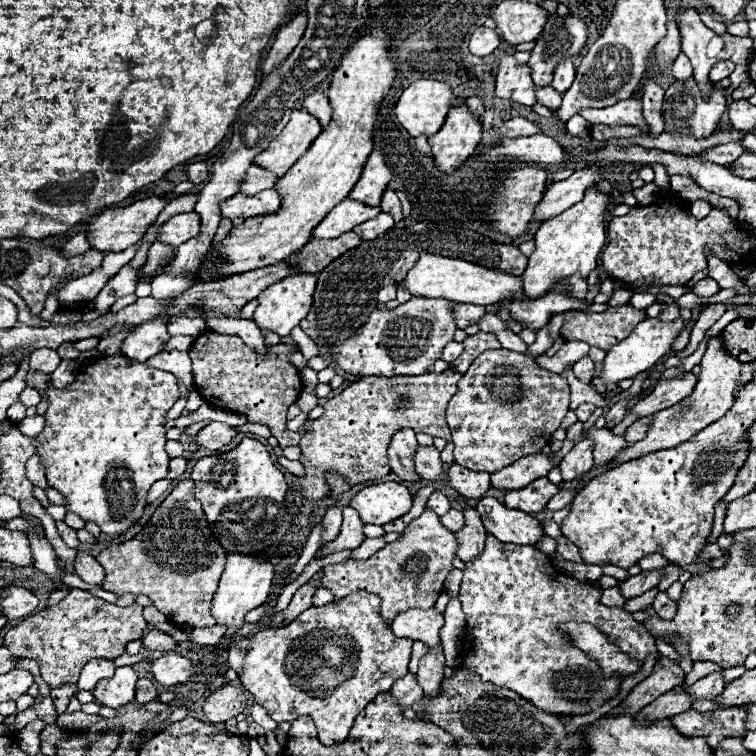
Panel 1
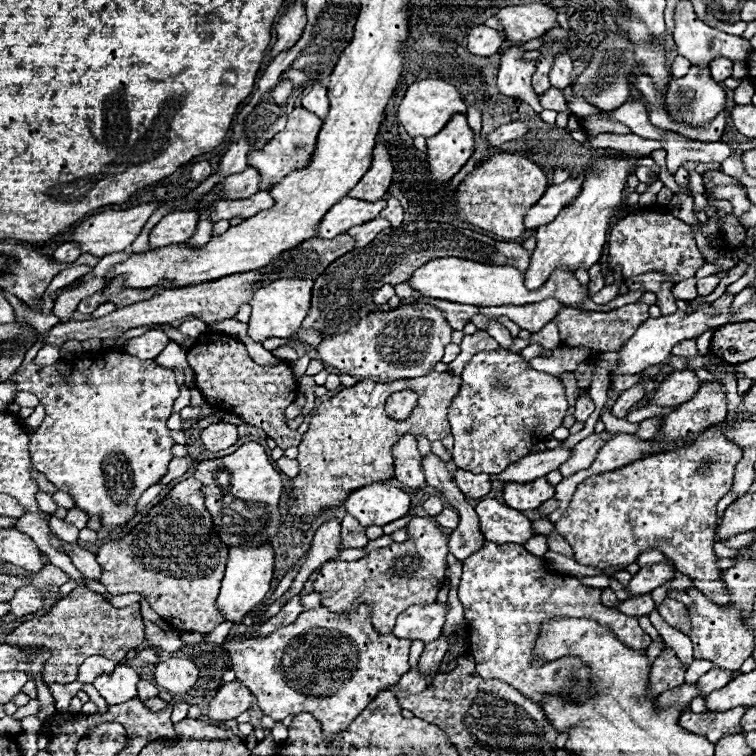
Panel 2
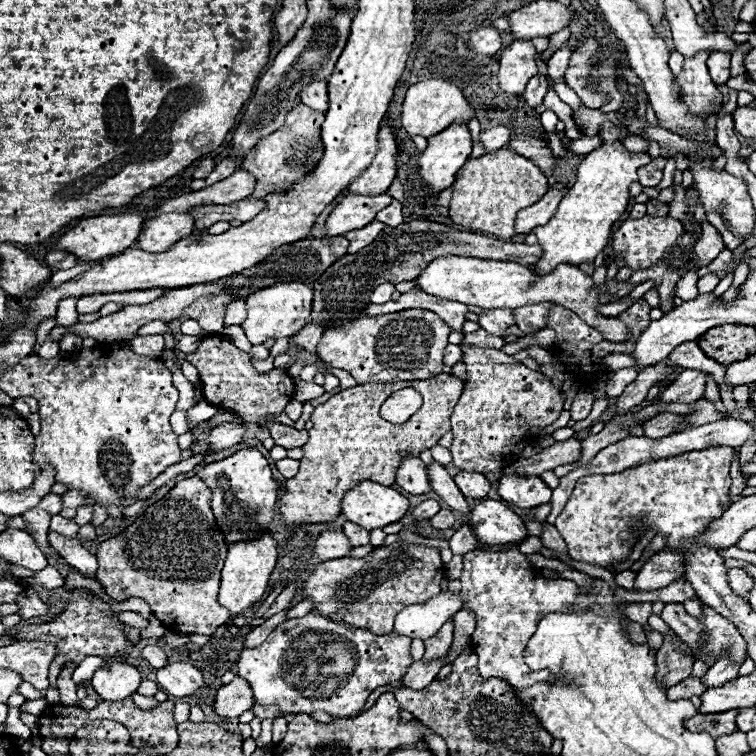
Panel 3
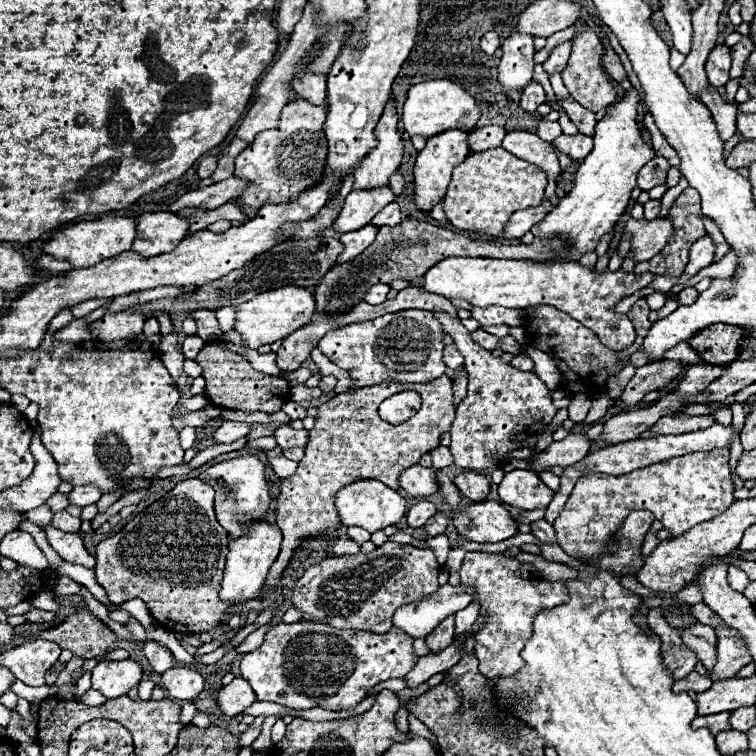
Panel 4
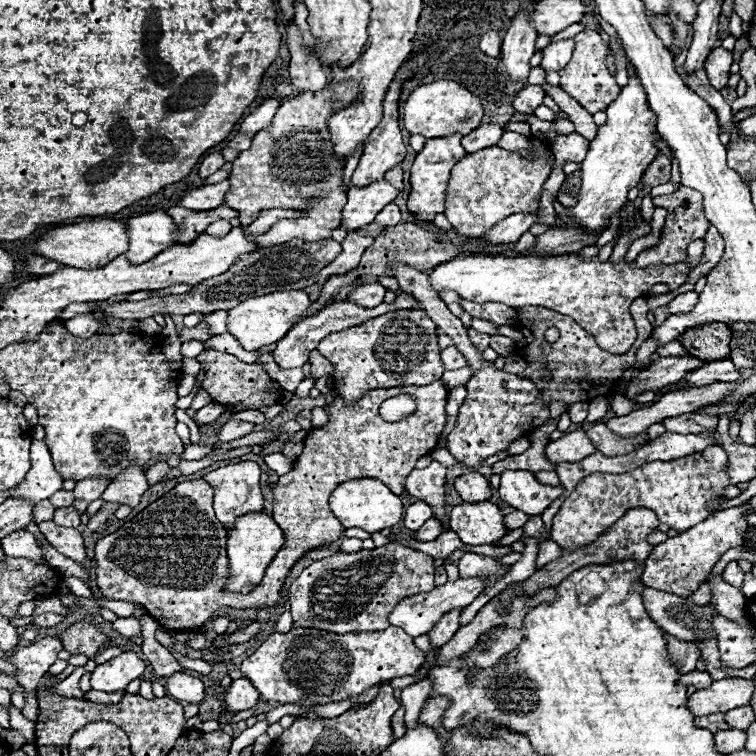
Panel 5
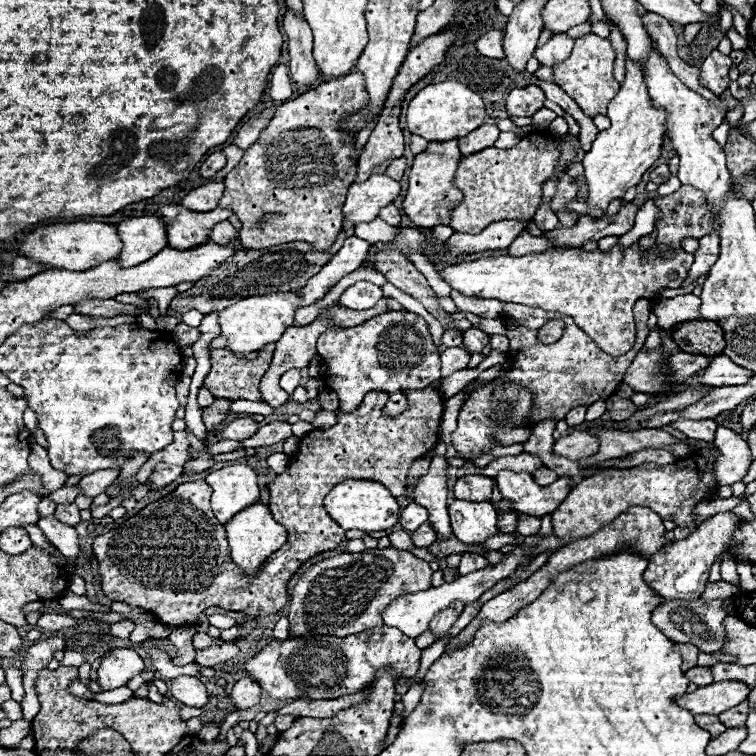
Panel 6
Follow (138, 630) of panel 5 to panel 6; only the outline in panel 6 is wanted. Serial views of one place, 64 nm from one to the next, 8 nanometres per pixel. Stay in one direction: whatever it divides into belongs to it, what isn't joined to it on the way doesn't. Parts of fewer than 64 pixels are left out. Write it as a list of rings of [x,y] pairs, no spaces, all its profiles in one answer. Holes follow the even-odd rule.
[[[120,620],[120,622],[110,624],[110,636],[116,636],[116,638],[128,638],[132,630],[134,630],[132,620]]]

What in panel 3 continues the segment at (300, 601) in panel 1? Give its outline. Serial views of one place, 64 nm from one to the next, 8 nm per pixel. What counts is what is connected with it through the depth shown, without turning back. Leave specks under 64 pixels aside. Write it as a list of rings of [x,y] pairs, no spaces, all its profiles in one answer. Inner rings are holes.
[[[286,608],[286,610],[282,610],[282,612],[274,614],[274,616],[270,616],[262,626],[254,628],[254,630],[246,636],[244,646],[258,646],[258,644],[262,644],[264,638],[266,638],[266,636],[268,636],[268,634],[278,626],[278,624],[282,624],[282,622],[288,620],[288,612],[290,612],[290,608]]]

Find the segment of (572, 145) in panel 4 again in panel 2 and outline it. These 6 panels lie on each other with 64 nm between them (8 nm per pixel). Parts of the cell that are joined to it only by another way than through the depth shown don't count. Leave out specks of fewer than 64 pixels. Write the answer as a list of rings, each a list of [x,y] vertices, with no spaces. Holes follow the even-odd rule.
[[[600,134],[596,138],[590,138],[584,142],[588,148],[608,148],[624,154],[650,154],[654,150],[664,148],[664,140],[648,140],[640,138],[636,134],[626,134],[626,136],[616,136],[616,134]]]

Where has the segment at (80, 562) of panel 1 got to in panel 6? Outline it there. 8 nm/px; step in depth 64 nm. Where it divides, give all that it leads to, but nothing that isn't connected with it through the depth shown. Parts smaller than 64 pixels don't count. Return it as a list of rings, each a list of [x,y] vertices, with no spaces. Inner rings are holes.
[[[54,516],[40,518],[38,528],[44,532],[44,536],[58,548],[58,552],[66,558],[76,558],[80,554],[80,540],[72,526],[66,526],[58,522]]]

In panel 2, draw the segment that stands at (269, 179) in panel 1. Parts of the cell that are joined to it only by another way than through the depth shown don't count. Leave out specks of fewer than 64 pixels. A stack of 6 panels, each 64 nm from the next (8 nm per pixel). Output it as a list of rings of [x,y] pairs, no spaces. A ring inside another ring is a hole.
[[[246,168],[244,172],[230,176],[224,180],[224,190],[226,190],[226,200],[236,200],[236,198],[248,198],[260,190],[260,174],[254,172],[254,168]]]

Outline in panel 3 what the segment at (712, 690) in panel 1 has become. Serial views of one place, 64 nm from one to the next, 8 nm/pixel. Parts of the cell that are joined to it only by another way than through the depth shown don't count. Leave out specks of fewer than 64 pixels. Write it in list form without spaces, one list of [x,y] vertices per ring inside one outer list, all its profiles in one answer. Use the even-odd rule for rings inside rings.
[[[726,656],[720,658],[720,660],[716,660],[710,666],[710,670],[702,676],[704,686],[706,688],[718,688],[720,684],[726,684],[728,680],[734,680],[738,676],[738,668],[740,666],[734,666]]]

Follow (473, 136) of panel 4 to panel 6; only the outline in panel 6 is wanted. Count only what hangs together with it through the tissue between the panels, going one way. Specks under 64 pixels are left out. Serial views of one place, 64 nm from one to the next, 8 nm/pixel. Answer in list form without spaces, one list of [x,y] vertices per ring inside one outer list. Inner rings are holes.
[[[482,124],[480,128],[476,128],[474,132],[470,132],[468,136],[458,138],[458,146],[462,150],[462,156],[470,156],[476,154],[488,146],[492,146],[500,136],[500,130],[492,124]]]

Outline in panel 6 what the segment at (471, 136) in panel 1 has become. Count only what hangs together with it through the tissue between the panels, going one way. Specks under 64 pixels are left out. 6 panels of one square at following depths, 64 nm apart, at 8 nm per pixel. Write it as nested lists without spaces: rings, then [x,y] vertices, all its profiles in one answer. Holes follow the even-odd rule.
[[[456,138],[448,142],[430,142],[428,148],[414,158],[414,164],[410,170],[410,186],[404,198],[404,212],[410,216],[410,220],[416,226],[432,228],[436,224],[450,224],[450,212],[462,200],[462,194],[452,184],[460,158],[462,154]]]

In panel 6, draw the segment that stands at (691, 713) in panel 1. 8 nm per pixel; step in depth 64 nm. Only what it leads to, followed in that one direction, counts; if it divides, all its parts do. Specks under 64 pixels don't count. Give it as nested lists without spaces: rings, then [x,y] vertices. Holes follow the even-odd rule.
[[[694,716],[694,720],[696,720],[696,724],[698,724],[700,728],[708,730],[708,732],[712,734],[712,738],[716,738],[718,734],[722,734],[722,732],[726,730],[726,726],[720,724],[718,716]]]

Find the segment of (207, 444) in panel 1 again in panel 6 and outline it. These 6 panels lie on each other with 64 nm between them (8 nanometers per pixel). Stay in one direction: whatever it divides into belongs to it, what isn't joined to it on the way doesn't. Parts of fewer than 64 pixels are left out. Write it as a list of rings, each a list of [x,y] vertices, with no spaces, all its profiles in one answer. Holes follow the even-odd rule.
[[[238,418],[238,420],[232,420],[224,430],[222,430],[222,438],[224,440],[244,440],[244,438],[250,438],[260,426],[250,420],[250,418]]]

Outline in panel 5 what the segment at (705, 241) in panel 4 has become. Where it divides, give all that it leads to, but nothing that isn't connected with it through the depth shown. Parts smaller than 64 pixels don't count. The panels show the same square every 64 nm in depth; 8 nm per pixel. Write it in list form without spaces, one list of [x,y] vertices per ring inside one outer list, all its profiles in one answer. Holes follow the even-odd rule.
[[[694,240],[688,244],[688,256],[690,256],[690,270],[694,270],[702,256],[704,256],[704,240]]]

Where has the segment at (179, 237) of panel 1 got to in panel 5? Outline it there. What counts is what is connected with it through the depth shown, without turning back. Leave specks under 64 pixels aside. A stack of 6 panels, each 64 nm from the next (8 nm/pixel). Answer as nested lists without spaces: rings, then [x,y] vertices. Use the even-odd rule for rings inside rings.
[[[162,210],[128,218],[126,226],[130,236],[130,248],[126,256],[132,264],[148,262],[160,252],[168,250],[176,244],[176,238],[180,234],[180,228]]]

